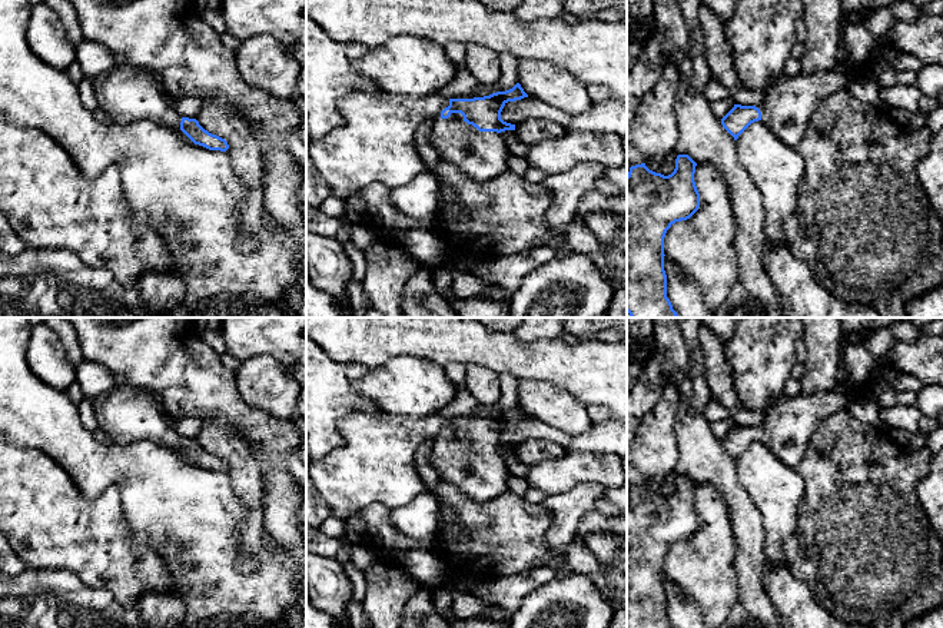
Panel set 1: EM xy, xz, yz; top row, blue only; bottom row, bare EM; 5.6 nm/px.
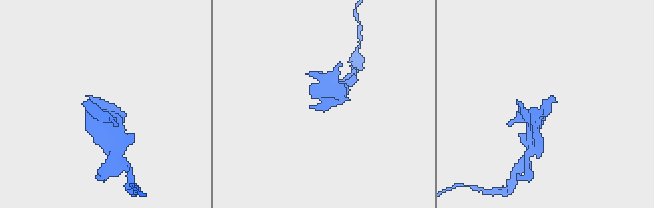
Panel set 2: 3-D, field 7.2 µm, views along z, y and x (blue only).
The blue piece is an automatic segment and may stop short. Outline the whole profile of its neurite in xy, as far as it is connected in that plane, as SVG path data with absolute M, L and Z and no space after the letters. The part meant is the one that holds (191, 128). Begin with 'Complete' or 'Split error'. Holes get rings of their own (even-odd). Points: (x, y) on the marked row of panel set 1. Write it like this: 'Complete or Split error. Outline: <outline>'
Split error. Outline: M116 64L109 73L94 76L97 104L113 123L129 124L149 120L180 130L195 144L209 150L226 152L225 139L205 130L196 119L182 117L172 106L170 94L146 70Z

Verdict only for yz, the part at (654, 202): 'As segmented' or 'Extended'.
As segmented

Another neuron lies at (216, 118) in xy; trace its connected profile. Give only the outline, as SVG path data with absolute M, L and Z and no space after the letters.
M202 99L196 120L205 130L228 142L226 153L230 156L232 166L249 187L242 207L243 226L246 230L258 232L265 213L262 150L245 116L216 99Z

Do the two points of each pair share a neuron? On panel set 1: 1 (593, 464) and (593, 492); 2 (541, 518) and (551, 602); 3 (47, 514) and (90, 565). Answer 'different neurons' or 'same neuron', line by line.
1: different neurons
2: different neurons
3: same neuron

